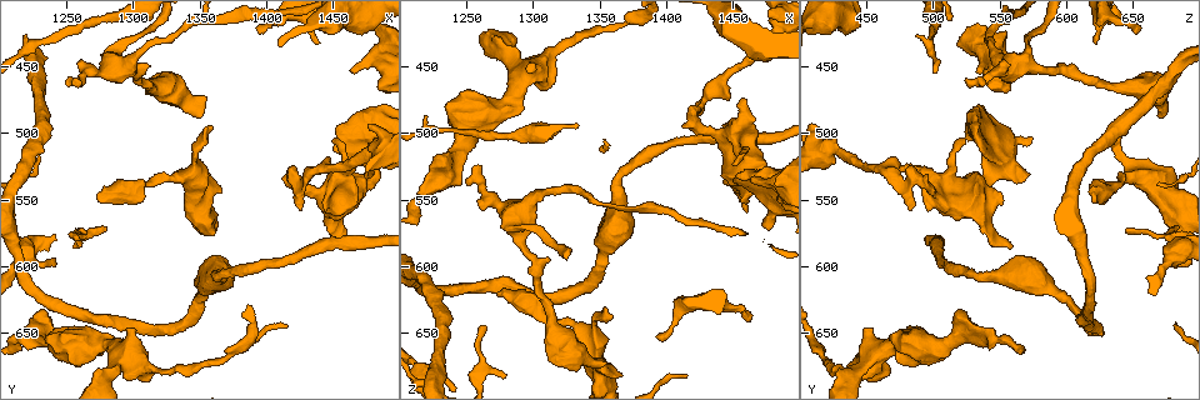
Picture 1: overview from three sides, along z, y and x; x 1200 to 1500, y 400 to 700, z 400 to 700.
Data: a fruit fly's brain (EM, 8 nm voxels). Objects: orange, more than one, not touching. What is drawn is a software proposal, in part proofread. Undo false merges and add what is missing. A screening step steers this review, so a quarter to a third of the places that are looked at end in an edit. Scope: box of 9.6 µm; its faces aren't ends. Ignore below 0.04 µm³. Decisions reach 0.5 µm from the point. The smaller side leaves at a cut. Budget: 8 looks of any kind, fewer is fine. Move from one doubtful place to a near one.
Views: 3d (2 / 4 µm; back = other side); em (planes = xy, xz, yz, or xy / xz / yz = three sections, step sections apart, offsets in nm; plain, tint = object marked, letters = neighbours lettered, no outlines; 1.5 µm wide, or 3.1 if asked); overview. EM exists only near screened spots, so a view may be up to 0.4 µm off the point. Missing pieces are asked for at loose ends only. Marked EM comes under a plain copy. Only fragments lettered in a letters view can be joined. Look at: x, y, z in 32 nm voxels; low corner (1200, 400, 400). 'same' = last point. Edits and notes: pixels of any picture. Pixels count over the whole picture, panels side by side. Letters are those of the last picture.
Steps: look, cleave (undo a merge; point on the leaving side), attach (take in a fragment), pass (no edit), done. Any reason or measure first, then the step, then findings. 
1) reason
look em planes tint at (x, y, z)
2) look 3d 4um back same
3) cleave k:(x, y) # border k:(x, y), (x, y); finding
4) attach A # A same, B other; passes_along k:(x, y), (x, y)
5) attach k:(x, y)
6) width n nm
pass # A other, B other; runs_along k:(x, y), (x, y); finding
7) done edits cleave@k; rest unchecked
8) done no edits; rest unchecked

arms part here
look em yz step 4 tint at (1288, 672, 446)

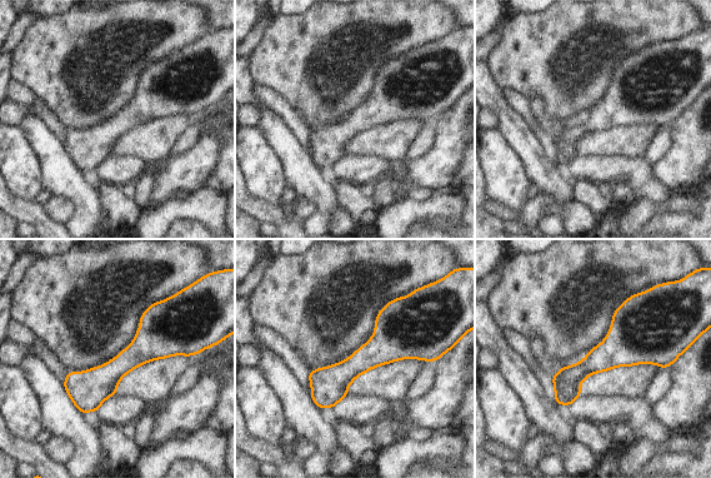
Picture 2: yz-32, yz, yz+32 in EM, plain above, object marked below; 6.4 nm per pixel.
cut it another way
look em planes tint same

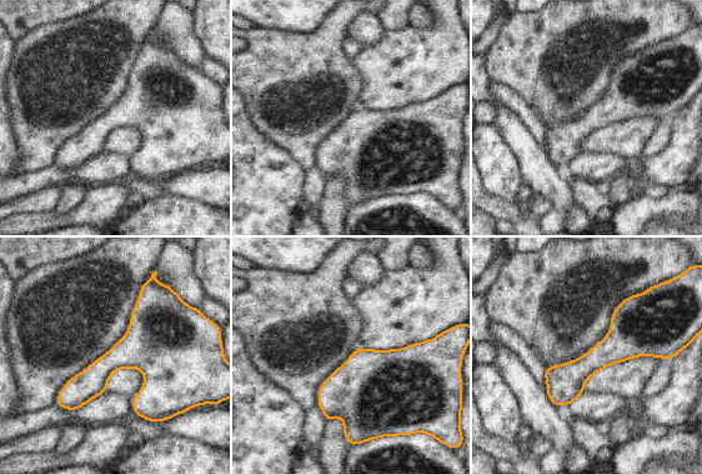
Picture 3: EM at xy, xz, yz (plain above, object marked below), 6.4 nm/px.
look em planes letters same

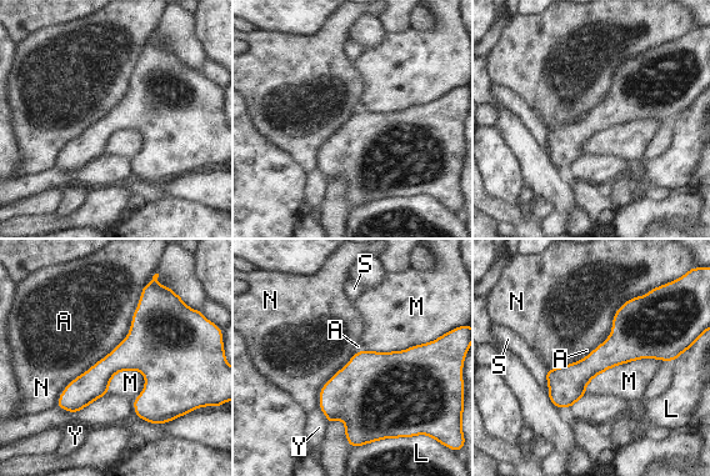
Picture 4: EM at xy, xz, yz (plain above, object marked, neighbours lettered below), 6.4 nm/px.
pass # A other, L other, M other, N other, S other, Y other; one neuron here

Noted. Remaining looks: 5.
a narrow waist
look em xz step 8 tint at (1428, 538, 480)

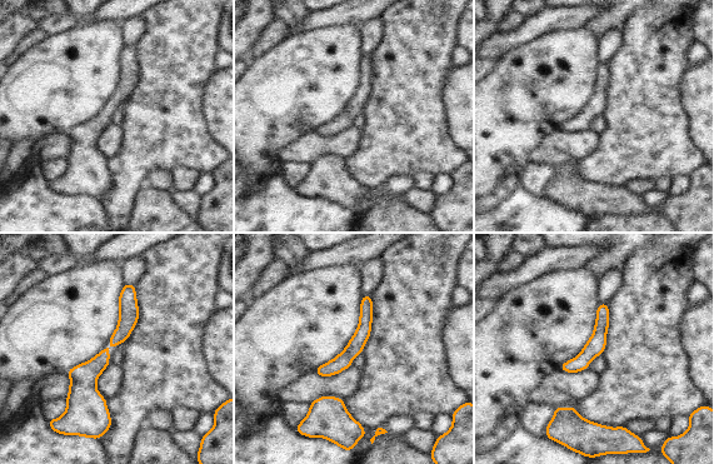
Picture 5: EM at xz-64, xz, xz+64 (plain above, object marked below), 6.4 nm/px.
cut it another way
look em planes letters same

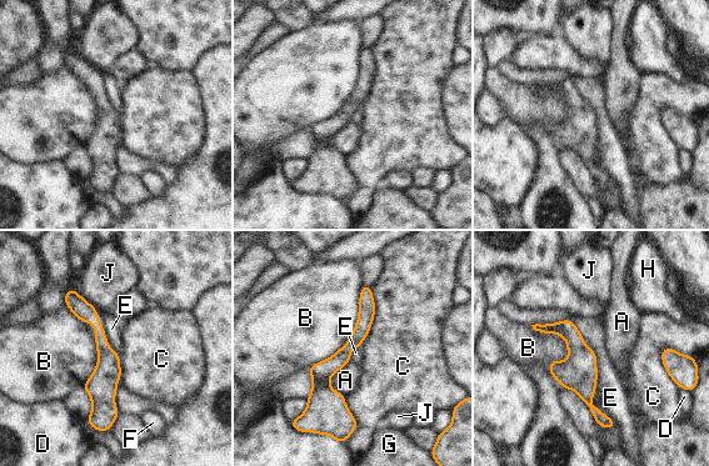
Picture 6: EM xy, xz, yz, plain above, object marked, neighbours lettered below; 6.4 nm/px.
width 100 nm
pass # A other, B other, C other, D other, E other, F other, G other, H other, J other; border 6:(532, 324), (573, 322), (617, 424); all the same neuron

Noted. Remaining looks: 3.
branch stops here
look em xz step 8 tint at (1354, 480, 670)

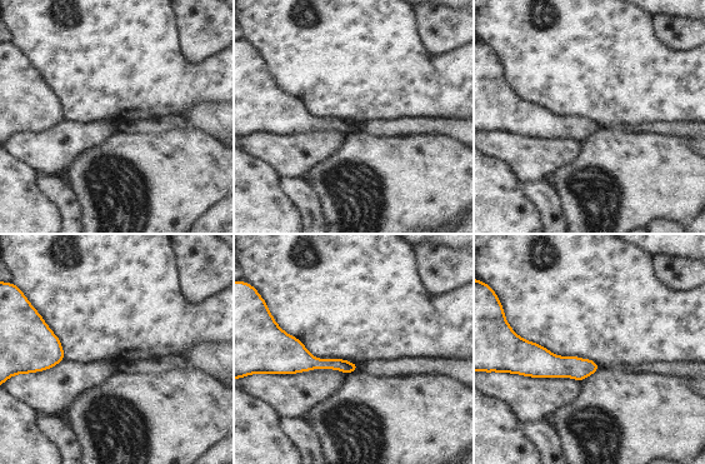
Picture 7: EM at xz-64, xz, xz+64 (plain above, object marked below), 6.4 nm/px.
cut it another way
look em planes letters same

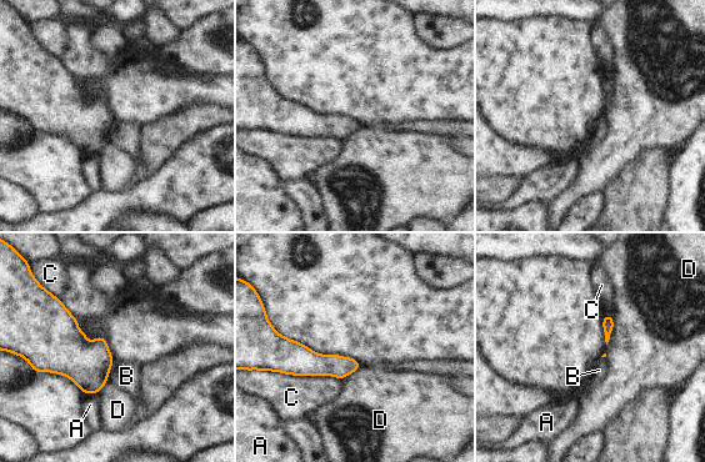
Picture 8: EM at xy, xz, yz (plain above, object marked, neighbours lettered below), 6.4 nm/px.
pass # A other, B other, C other, D other; border 8:(113, 361), (106, 380); no lettered fragment goes on from it

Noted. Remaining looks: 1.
done no edits; rest unchecked

